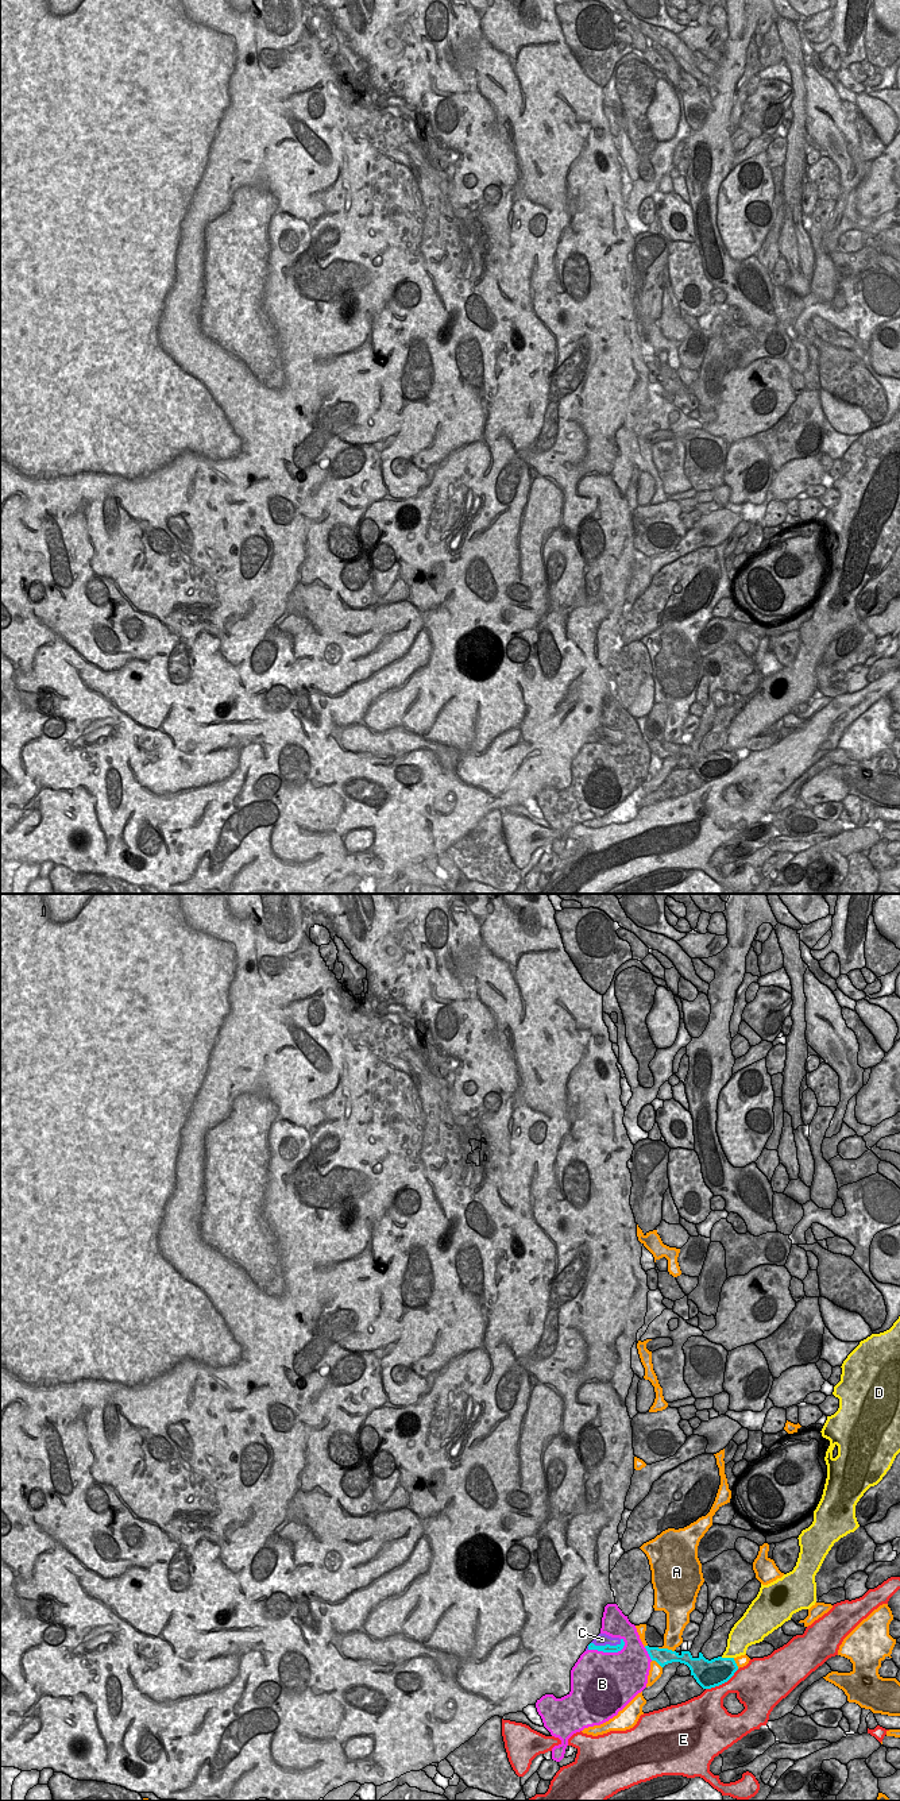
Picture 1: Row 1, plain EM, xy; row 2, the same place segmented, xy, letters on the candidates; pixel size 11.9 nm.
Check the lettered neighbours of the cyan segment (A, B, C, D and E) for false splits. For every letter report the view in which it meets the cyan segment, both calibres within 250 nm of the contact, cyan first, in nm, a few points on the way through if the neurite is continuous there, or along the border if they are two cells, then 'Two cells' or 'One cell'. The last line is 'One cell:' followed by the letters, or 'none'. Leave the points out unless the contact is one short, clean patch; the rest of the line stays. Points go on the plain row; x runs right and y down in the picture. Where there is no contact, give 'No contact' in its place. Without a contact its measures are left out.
A: Touches cyan in xy. Thickness 200 nm (cyan) against 220 nm. Two cells
B: Touches cyan in xy. Thickness 100 nm (cyan) against 480 nm. Two cells
C: Touches cyan in xy. Thickness 100 nm (cyan) against 160 nm. Path across: xy (606, 741), (606, 737), (602, 732). One cell
D: Touches cyan in xy. Thickness 320 nm (cyan) against 260 nm. Two cells
E: Touches cyan in xy. Thickness 320 nm (cyan) against 300 nm. Two cells
One cell: C

